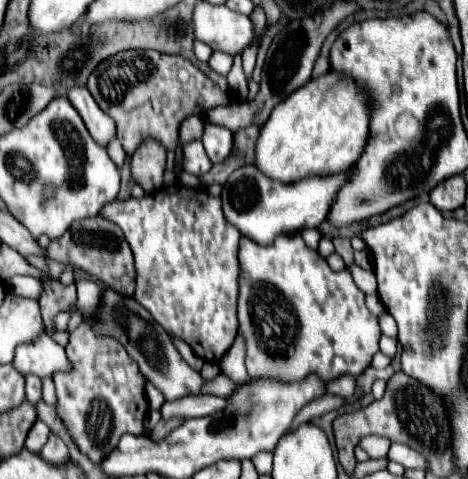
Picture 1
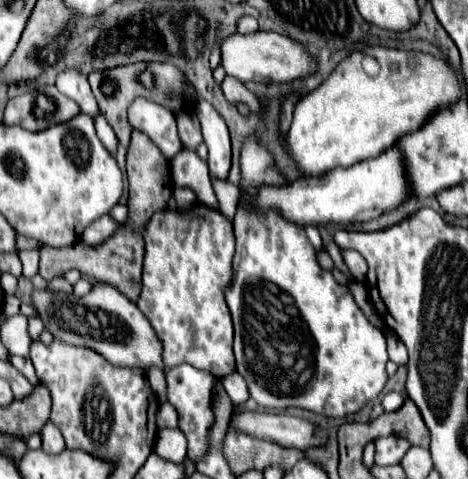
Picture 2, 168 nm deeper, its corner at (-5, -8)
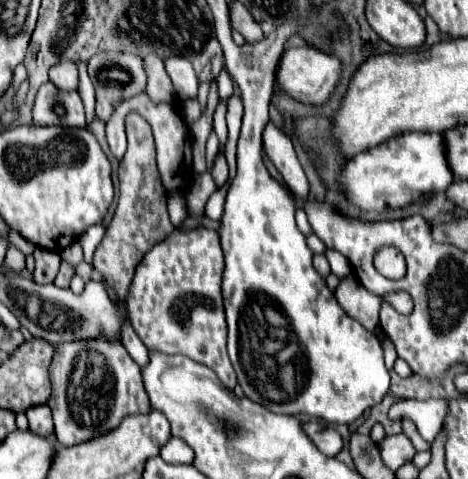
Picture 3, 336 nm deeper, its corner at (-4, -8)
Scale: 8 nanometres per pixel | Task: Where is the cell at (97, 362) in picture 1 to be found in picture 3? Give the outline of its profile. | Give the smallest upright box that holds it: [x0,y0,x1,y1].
[50,338,150,446]

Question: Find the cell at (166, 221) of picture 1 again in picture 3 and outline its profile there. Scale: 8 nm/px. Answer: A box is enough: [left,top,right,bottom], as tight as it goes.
[126,230,236,390]

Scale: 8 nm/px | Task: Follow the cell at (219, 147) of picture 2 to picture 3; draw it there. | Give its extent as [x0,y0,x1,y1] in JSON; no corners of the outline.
[212,154,228,188]

